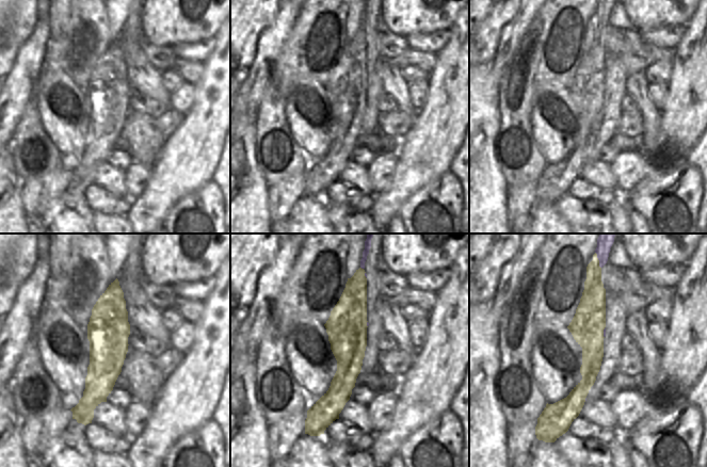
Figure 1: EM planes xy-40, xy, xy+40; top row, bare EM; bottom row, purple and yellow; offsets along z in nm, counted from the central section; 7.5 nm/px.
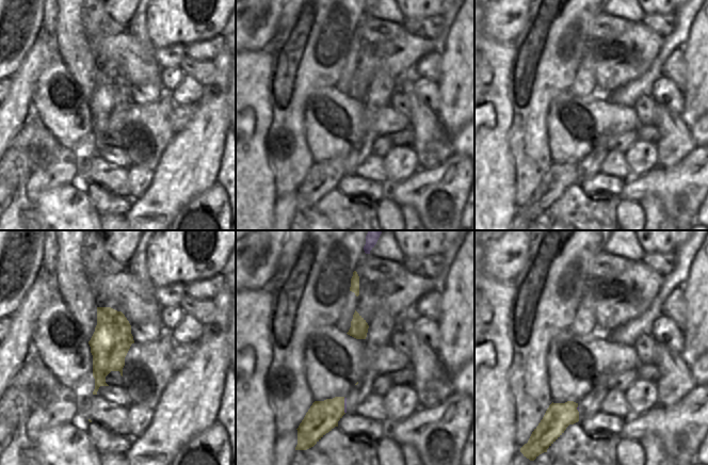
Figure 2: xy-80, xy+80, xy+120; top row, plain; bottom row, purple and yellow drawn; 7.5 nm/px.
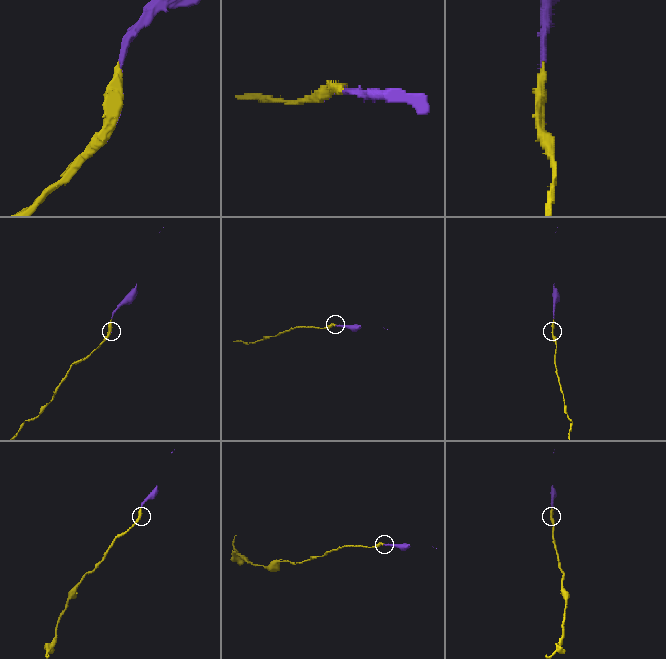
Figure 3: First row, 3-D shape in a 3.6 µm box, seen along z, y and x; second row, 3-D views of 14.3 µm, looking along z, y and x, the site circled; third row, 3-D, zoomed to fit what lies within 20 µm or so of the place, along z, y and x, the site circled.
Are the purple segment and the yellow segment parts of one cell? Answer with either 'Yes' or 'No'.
Yes.

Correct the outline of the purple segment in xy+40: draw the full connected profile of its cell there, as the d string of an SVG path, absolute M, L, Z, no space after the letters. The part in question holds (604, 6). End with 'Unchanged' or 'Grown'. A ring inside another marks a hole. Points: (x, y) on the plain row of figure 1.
M597 0L593 21L587 28L587 41L576 75L567 87L582 109L582 141L569 156L546 168L537 179L535 196L539 202L555 204L565 195L579 177L589 151L594 146L604 118L606 97L606 50L601 29L607 25L614 0Z. Grown.

